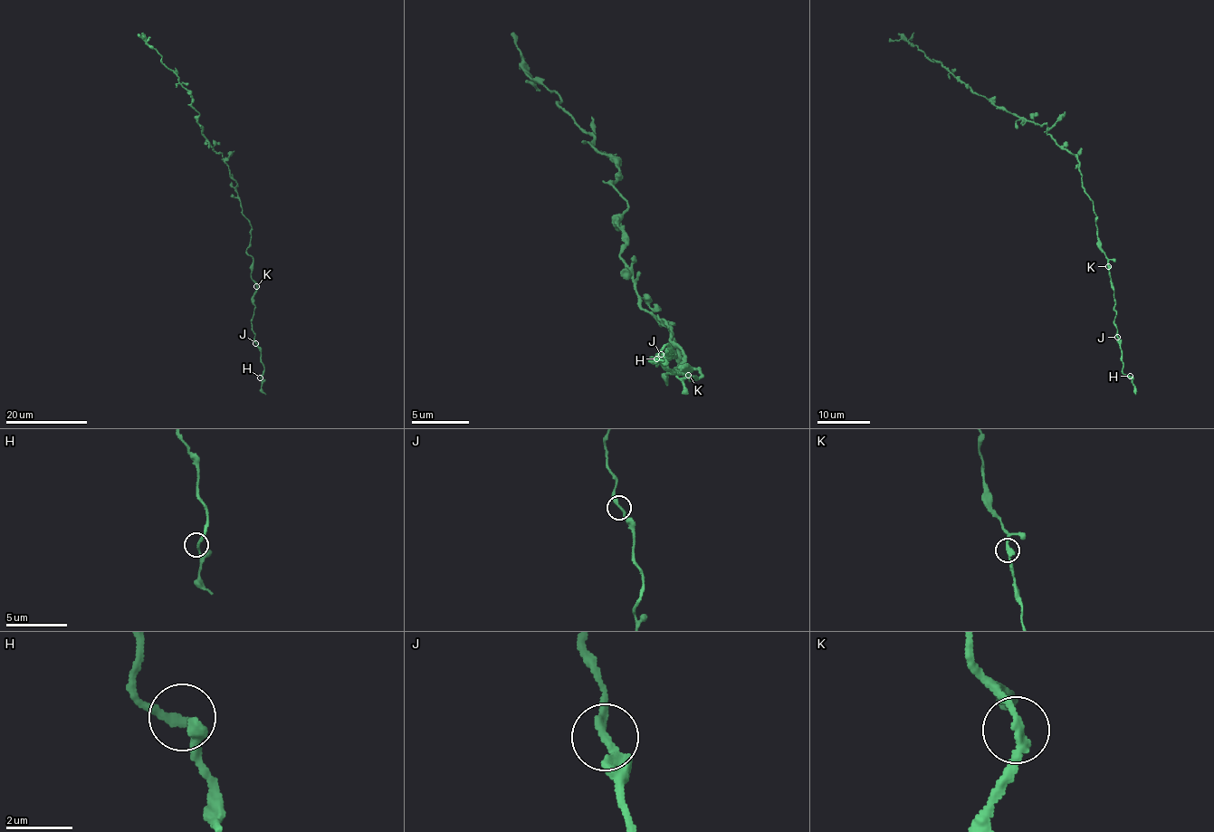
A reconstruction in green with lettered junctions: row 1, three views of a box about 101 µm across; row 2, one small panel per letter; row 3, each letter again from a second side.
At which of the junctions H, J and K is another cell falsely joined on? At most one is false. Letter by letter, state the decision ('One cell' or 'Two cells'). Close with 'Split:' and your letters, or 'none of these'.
H: One cell
J: One cell
K: One cell
Split: none of these

